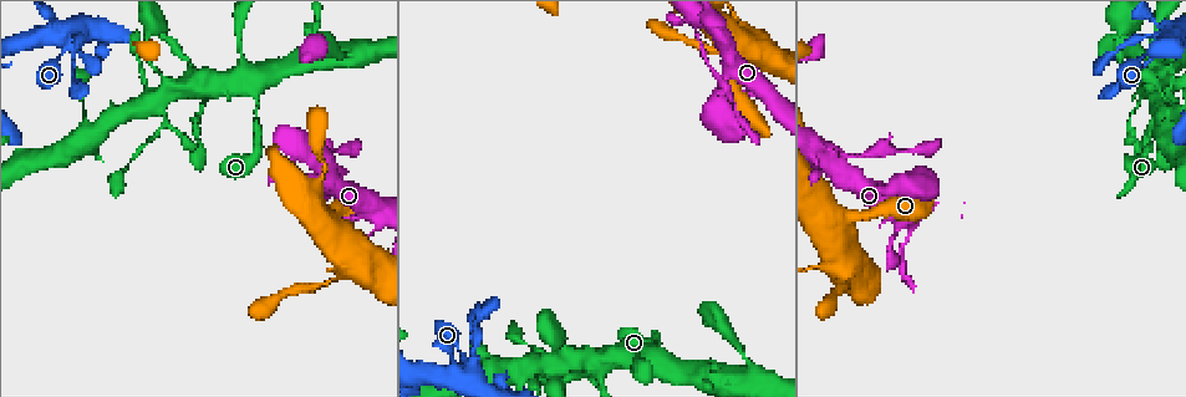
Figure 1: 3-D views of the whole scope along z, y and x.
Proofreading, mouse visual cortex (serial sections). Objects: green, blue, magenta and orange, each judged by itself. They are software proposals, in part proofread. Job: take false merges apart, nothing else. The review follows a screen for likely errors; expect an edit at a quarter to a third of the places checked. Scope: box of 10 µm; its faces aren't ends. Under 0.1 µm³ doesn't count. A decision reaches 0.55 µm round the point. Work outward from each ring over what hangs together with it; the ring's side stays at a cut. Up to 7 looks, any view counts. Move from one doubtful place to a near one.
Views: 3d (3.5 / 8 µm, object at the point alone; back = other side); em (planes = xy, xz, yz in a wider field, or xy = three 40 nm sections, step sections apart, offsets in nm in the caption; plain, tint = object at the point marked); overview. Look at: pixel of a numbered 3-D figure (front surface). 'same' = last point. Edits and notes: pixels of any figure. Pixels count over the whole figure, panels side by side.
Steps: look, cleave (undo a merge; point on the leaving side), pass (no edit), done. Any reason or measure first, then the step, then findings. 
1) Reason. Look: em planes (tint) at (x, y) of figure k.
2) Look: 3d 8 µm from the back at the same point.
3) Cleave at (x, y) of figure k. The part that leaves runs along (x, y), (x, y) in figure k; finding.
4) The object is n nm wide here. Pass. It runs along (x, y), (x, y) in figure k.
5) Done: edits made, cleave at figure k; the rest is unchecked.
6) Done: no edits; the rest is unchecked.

Branch point. Look: 3d 3.5 µm at (204, 86) of figure 1.

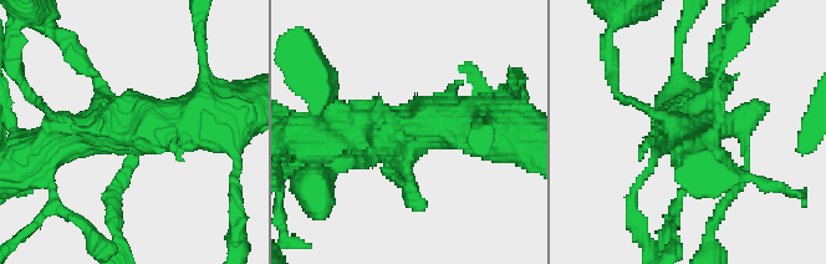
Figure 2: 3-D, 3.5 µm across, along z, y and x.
Look: em xy step 2 (tint) at (126, 125) of figure 2.

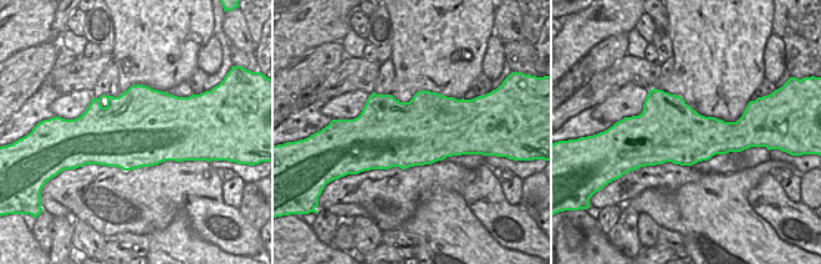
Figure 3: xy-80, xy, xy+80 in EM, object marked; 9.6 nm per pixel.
Another direction. Look: em xy step 5 (tint) at the same point.

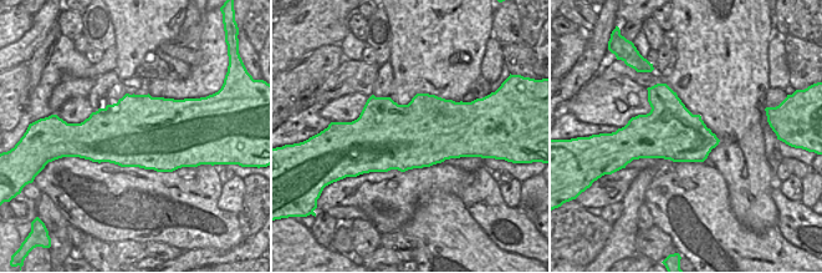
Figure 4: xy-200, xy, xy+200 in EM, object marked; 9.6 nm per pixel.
Cleave at (122, 181) of figure 2. Two cells meet here.

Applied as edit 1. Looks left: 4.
Look: overview.

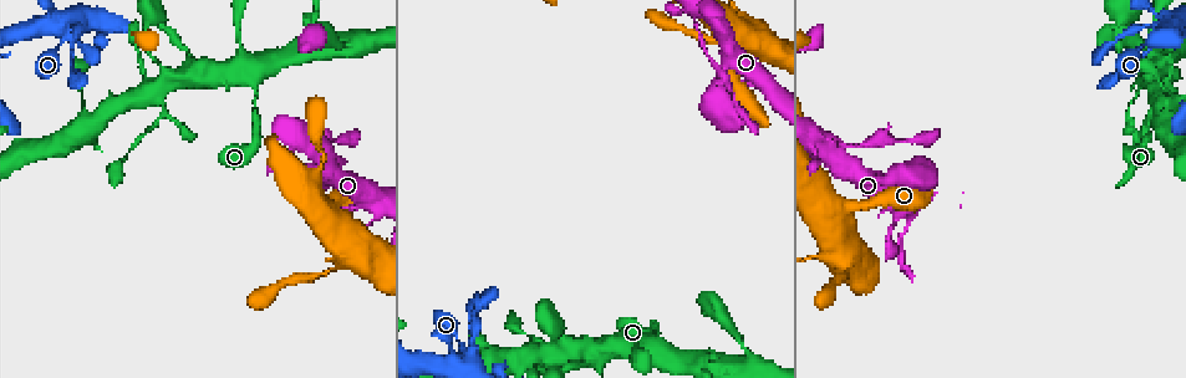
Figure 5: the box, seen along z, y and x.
Look: 3d 3.5 µm at (823, 136) of figure 5.

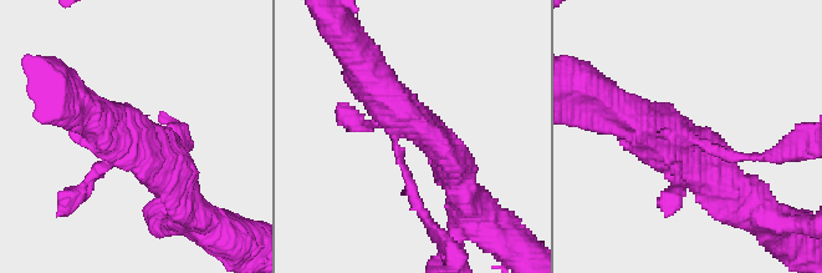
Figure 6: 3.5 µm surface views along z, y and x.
Now the EM. Look: em planes (tint) at (396, 135) of figure 6.

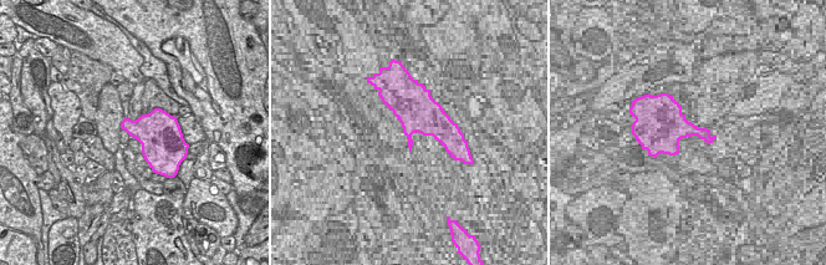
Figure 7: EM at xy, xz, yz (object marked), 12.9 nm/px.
Pass. It runs along (713, 171), (674, 141), (757, 156) in figure 6; all the same cell.

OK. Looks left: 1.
Done: edits made, cleave at figure 2; the rest is unchecked.

